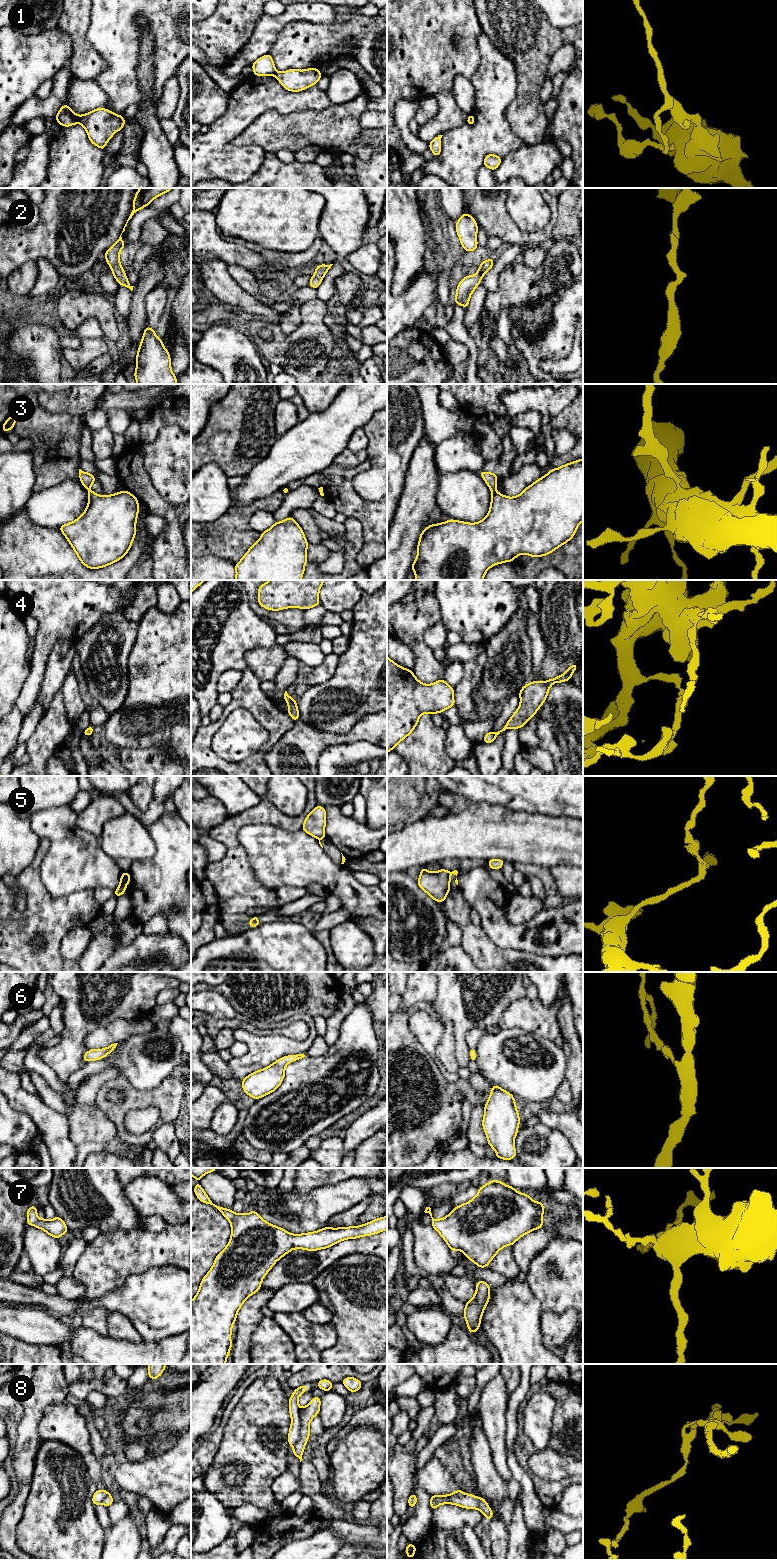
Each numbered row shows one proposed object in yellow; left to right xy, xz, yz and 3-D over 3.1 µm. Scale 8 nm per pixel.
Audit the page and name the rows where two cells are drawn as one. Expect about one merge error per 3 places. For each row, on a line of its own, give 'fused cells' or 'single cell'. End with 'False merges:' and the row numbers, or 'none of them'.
1: fused cells
2: single cell
3: single cell
4: single cell
5: fused cells
6: single cell
7: single cell
8: fused cells
False merges: 1, 5, 8

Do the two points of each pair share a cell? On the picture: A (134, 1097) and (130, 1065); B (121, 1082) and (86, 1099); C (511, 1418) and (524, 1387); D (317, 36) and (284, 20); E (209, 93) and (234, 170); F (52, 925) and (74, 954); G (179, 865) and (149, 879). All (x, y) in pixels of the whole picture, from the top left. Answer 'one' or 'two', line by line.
A: two
B: two
C: one
D: two
E: two
F: two
G: one

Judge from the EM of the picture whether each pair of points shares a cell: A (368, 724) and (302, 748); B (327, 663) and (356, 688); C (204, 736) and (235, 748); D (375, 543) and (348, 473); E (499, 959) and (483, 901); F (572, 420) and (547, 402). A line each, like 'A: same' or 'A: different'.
A: same
B: different
C: different
D: same
E: different
F: different

